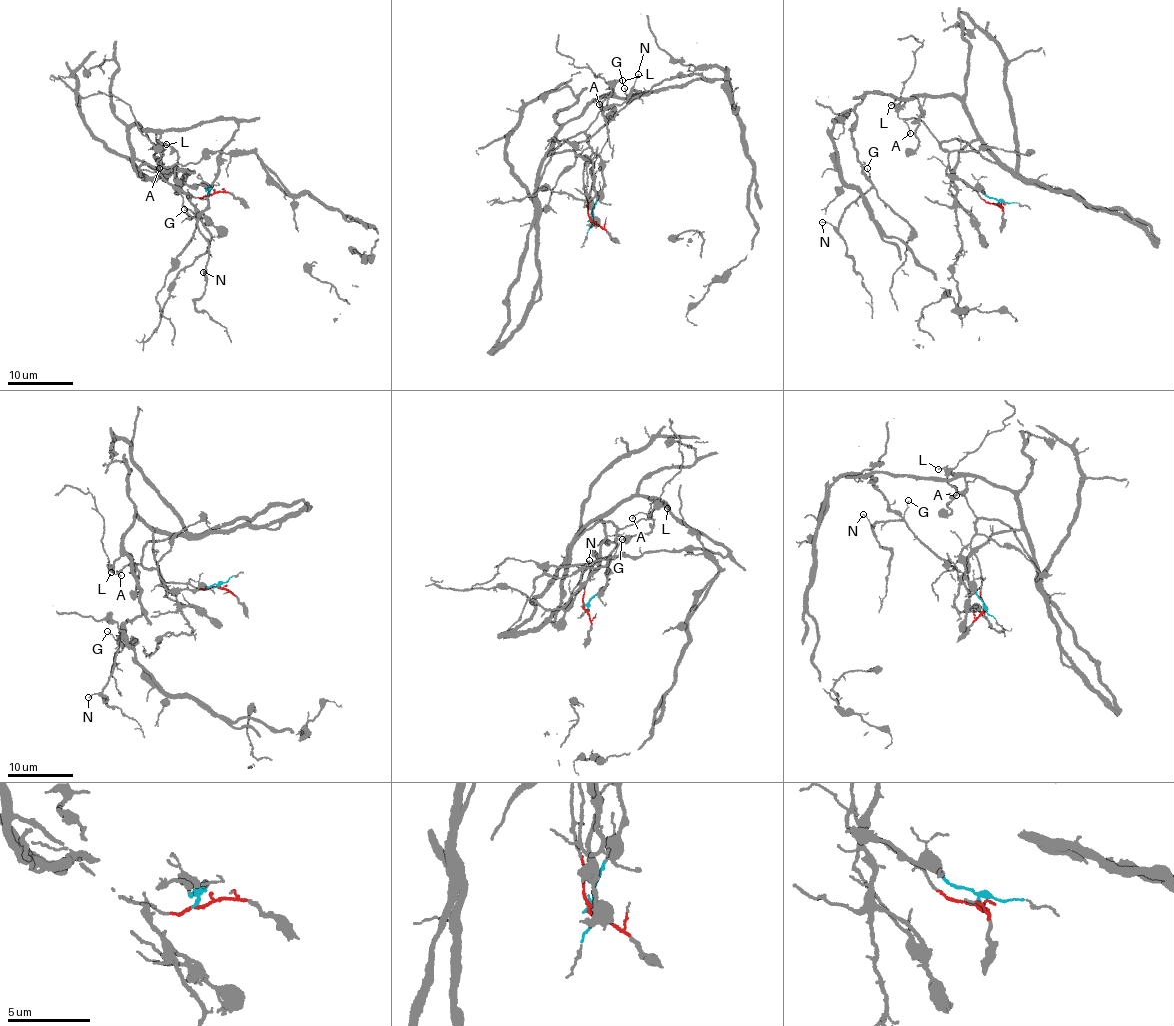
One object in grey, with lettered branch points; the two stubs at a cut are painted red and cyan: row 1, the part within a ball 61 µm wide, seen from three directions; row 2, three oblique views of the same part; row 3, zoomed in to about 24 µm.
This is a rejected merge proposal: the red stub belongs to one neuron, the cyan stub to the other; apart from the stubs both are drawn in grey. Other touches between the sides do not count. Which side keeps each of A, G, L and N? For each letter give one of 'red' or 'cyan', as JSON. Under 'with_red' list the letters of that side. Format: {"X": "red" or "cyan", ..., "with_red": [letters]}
{"A": "cyan", "G": "red", "L": "red", "N": "red", "with_red": ["G", "L", "N"]}

